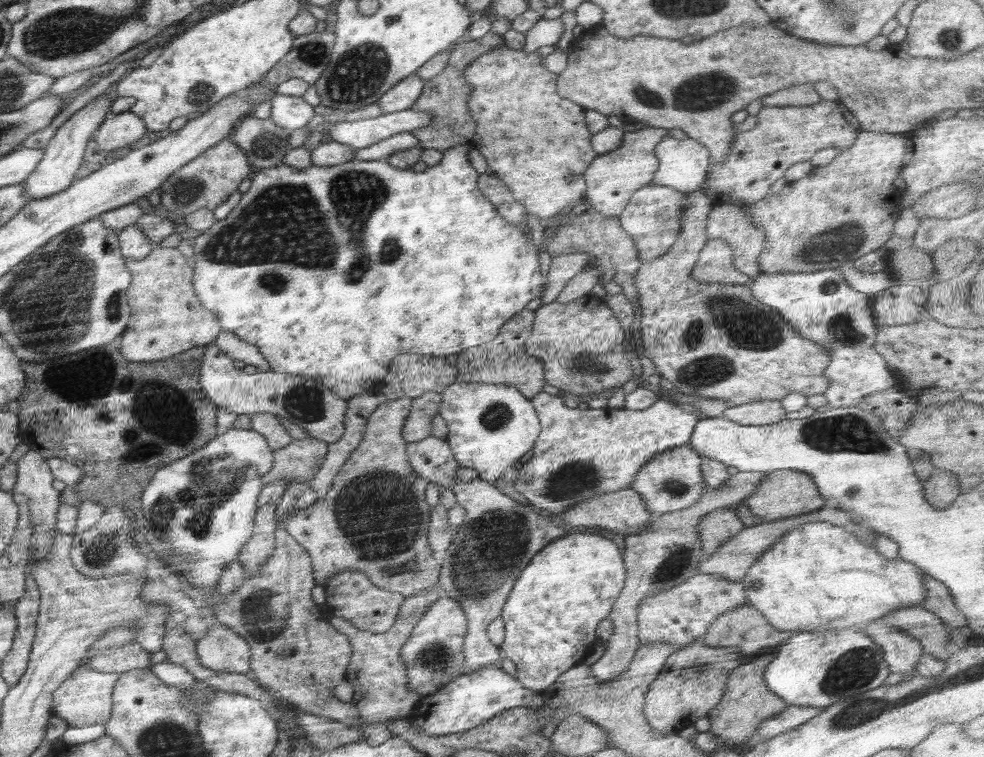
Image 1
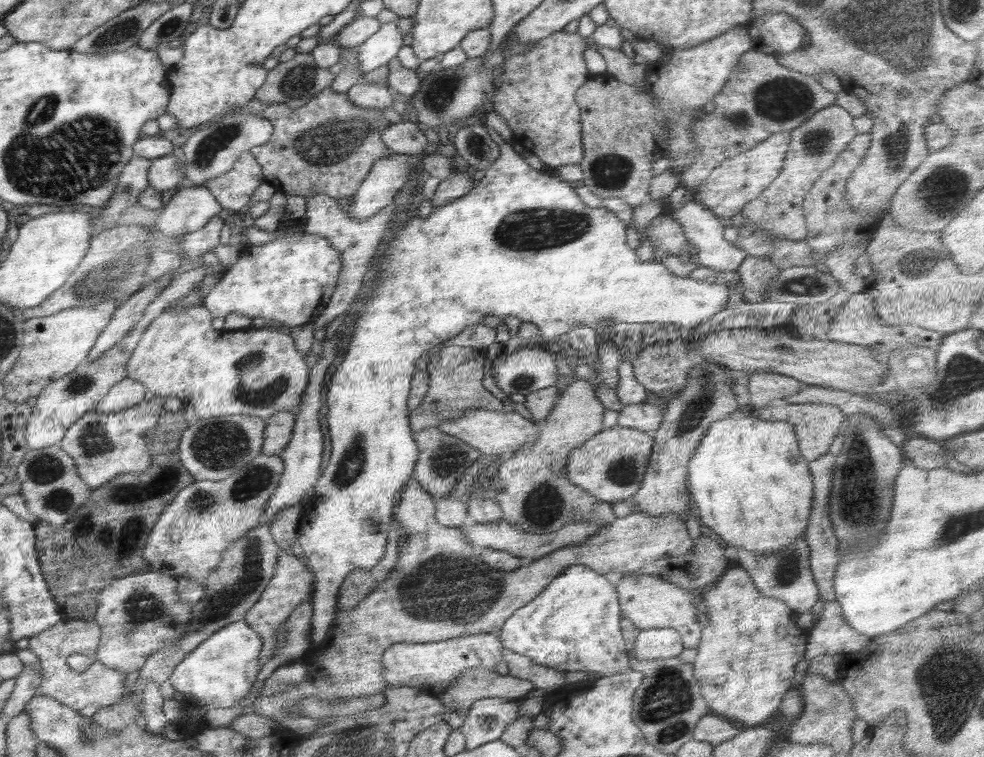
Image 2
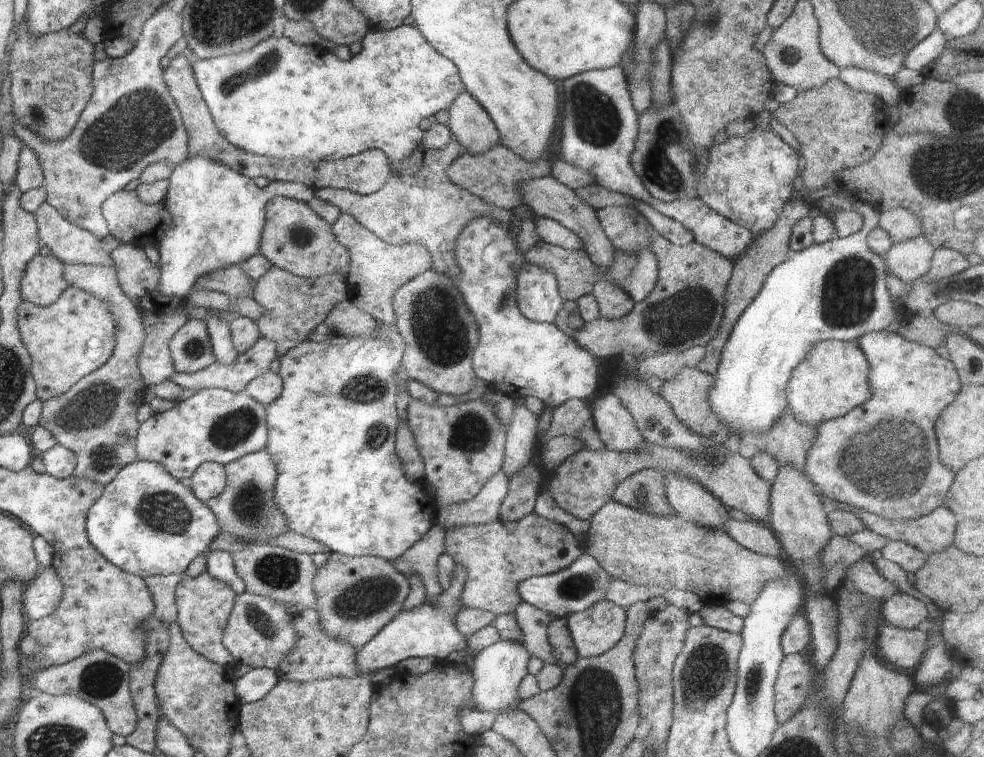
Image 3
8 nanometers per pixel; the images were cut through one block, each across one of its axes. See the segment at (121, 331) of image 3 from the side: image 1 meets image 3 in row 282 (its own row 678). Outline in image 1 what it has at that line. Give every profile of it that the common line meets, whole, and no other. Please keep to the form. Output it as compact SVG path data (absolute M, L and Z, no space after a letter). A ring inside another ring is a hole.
M87 664L76 669L53 695L53 714L70 726L105 724L113 714L113 693L121 673L92 670Z

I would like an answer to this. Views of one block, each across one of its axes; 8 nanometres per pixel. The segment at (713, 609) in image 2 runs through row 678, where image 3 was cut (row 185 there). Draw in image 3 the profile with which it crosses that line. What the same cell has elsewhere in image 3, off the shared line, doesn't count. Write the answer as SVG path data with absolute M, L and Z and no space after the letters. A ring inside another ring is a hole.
M760 121L757 122L756 127L752 129L746 136L743 137L728 137L728 140L724 144L713 145L707 152L707 167L704 169L702 176L698 177L697 180L697 193L699 199L708 207L710 207L714 212L721 214L723 218L727 218L732 222L735 222L737 225L743 226L745 229L748 229L754 236L760 235L764 231L770 230L774 226L774 223L777 221L777 218L782 212L783 206L786 204L788 199L791 199L792 196L796 193L793 188L794 178L800 174L801 171L801 161L800 157L796 154L795 150L790 147L787 143L784 143L782 139L774 134L772 130L763 129L764 124Z

